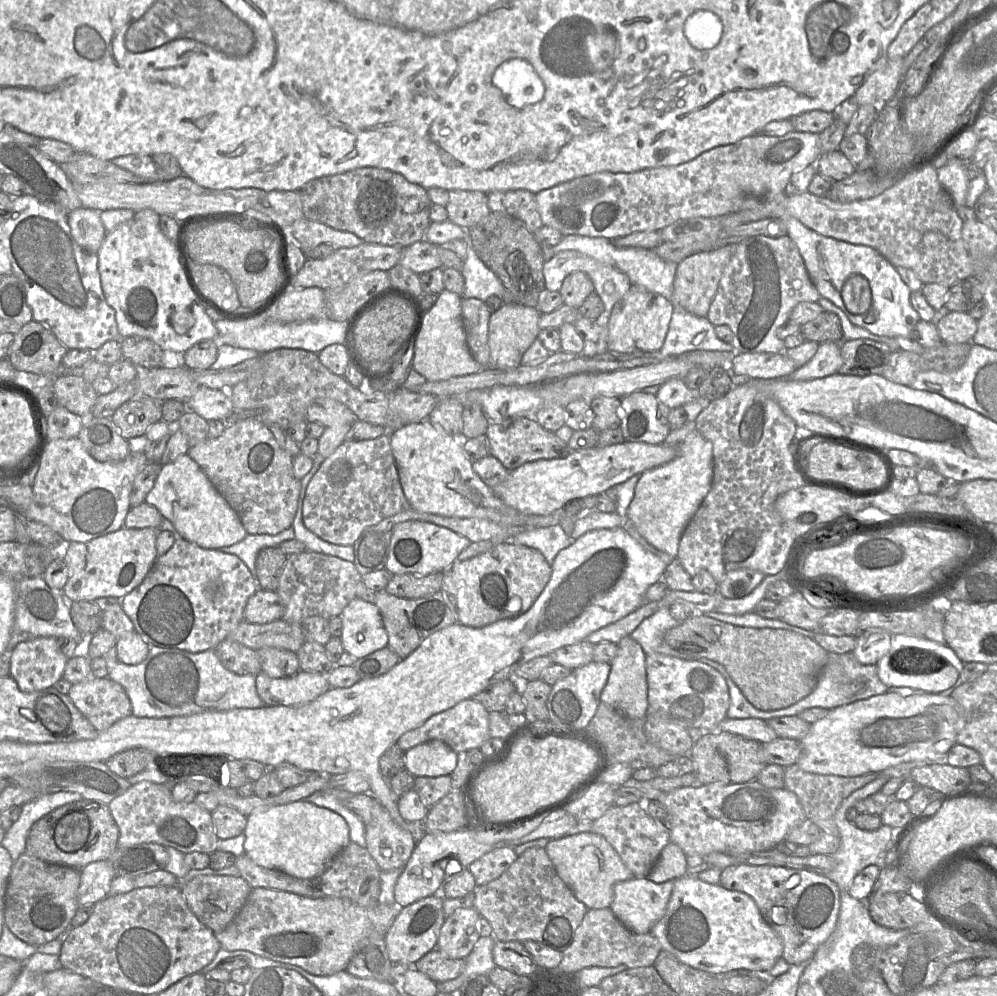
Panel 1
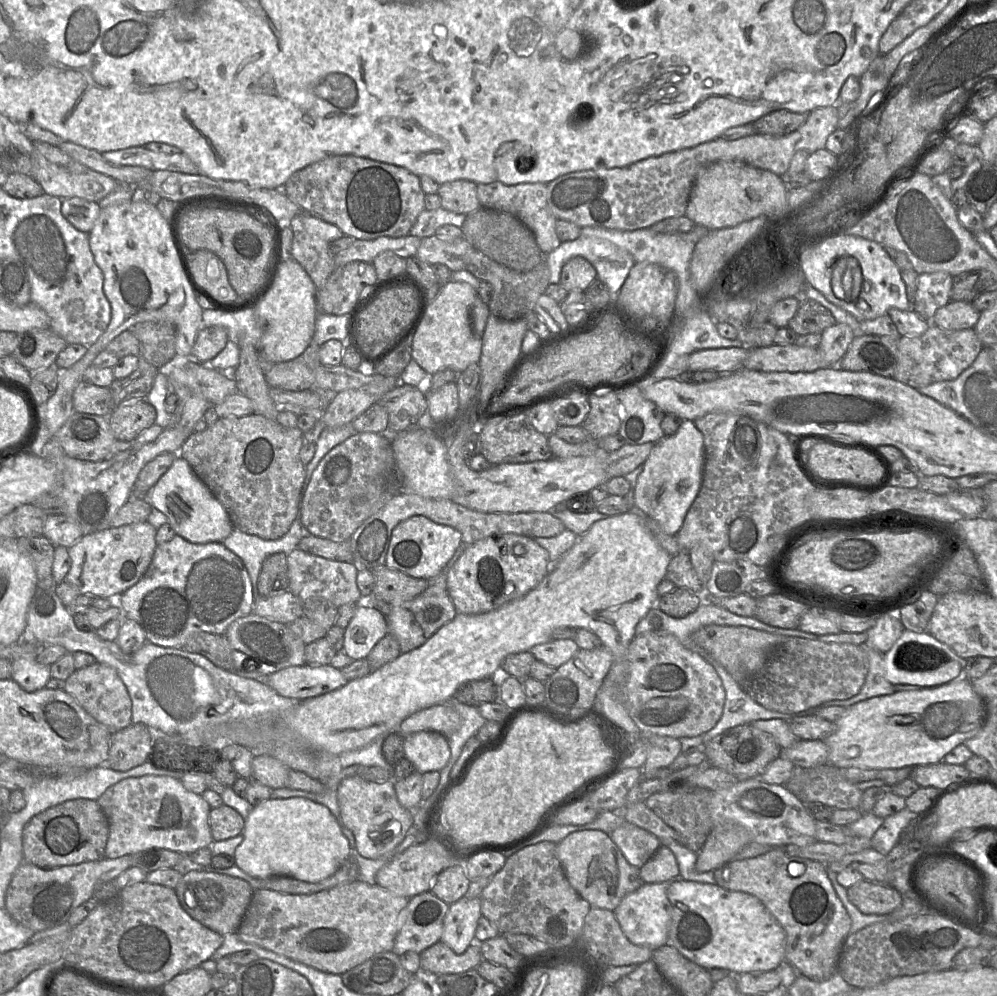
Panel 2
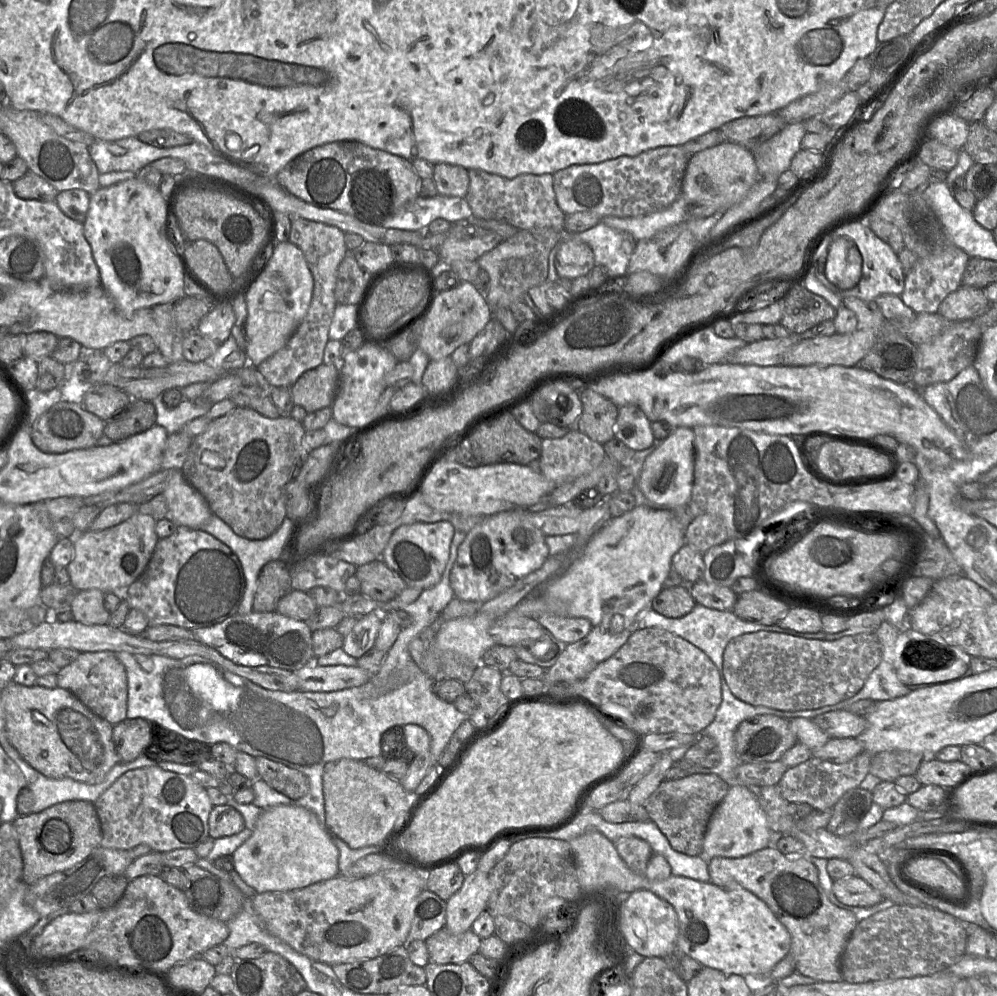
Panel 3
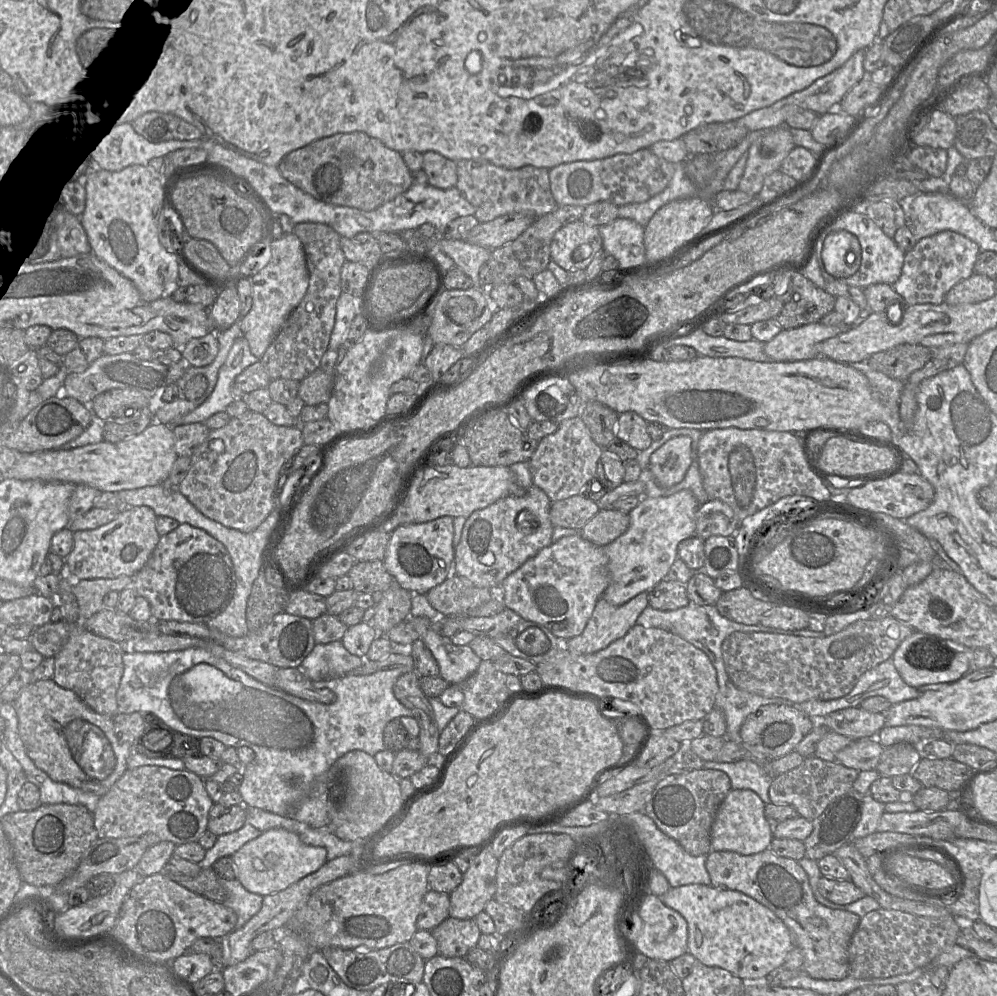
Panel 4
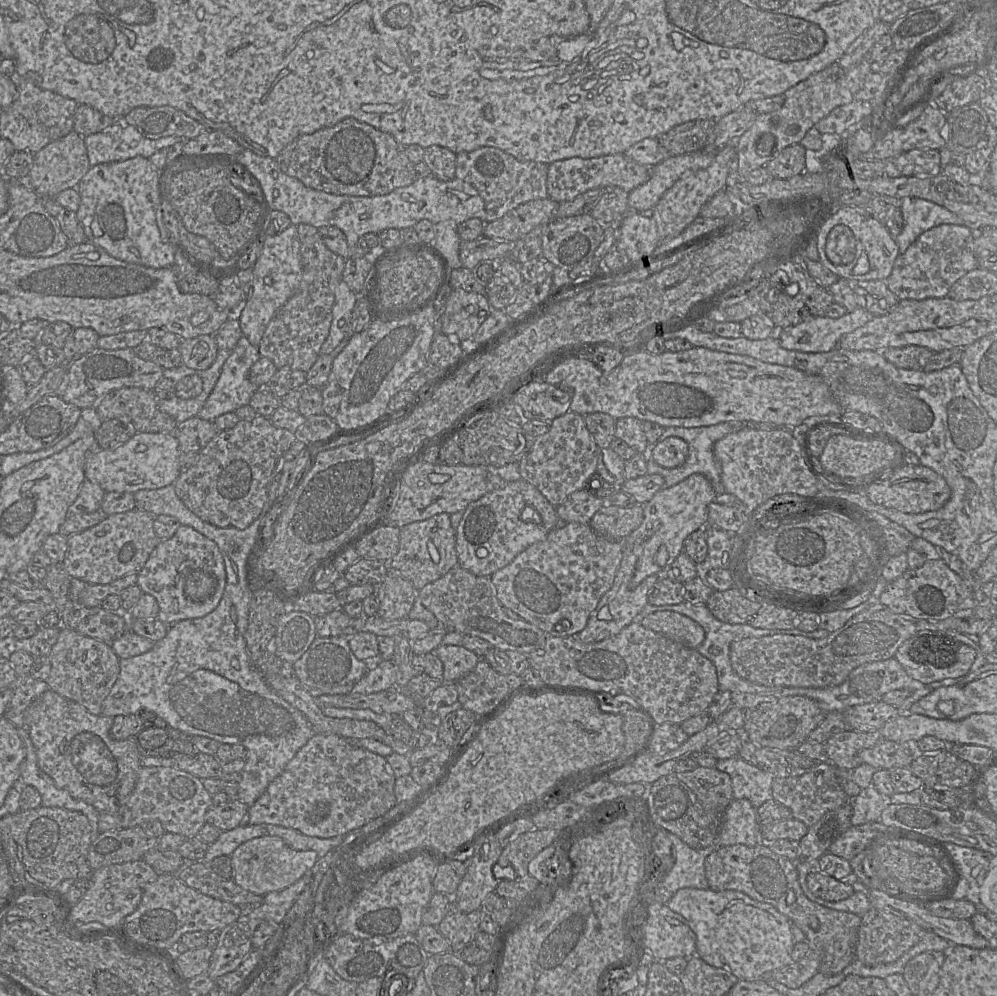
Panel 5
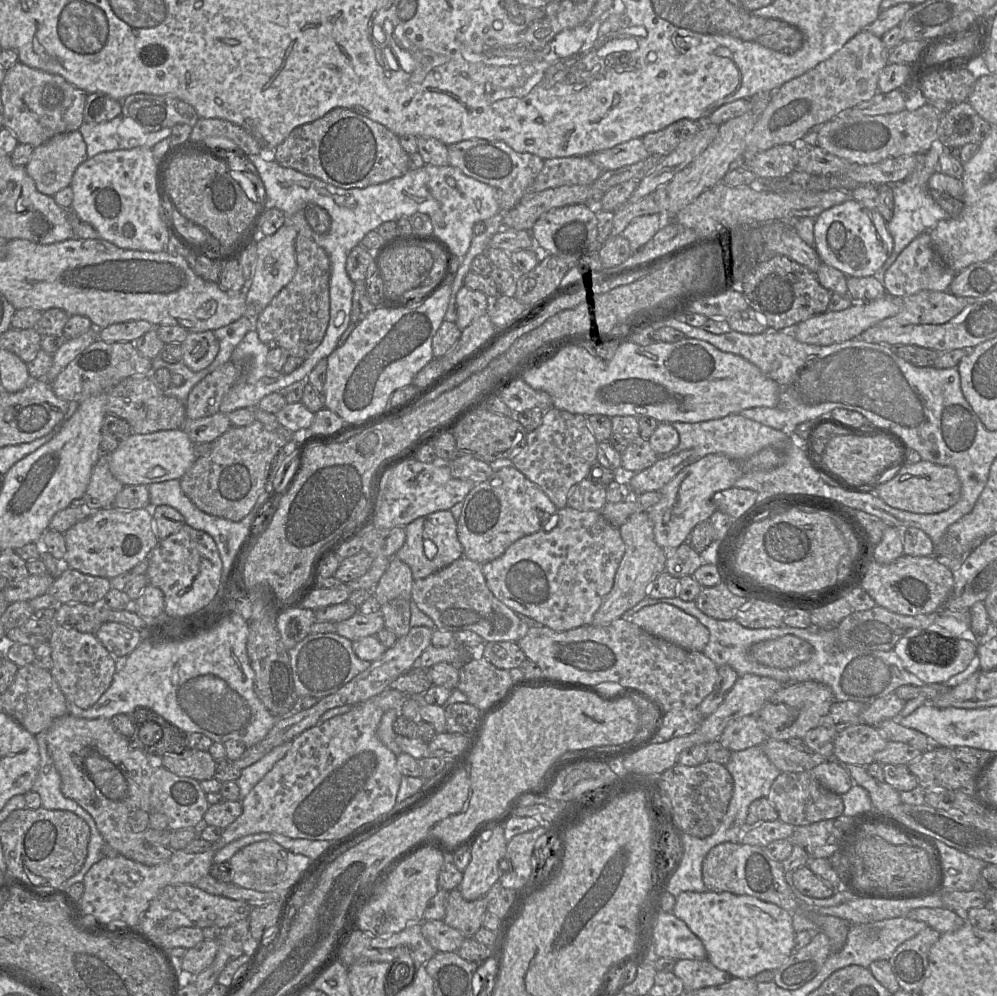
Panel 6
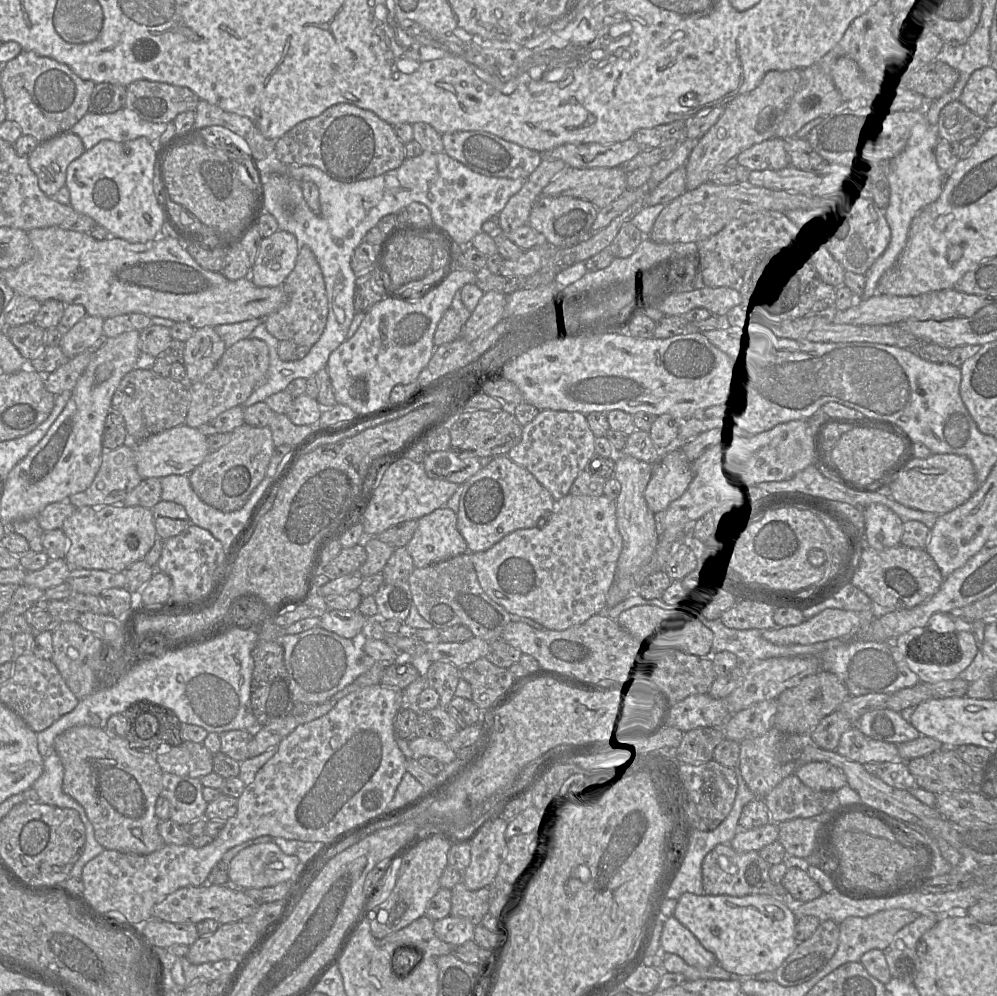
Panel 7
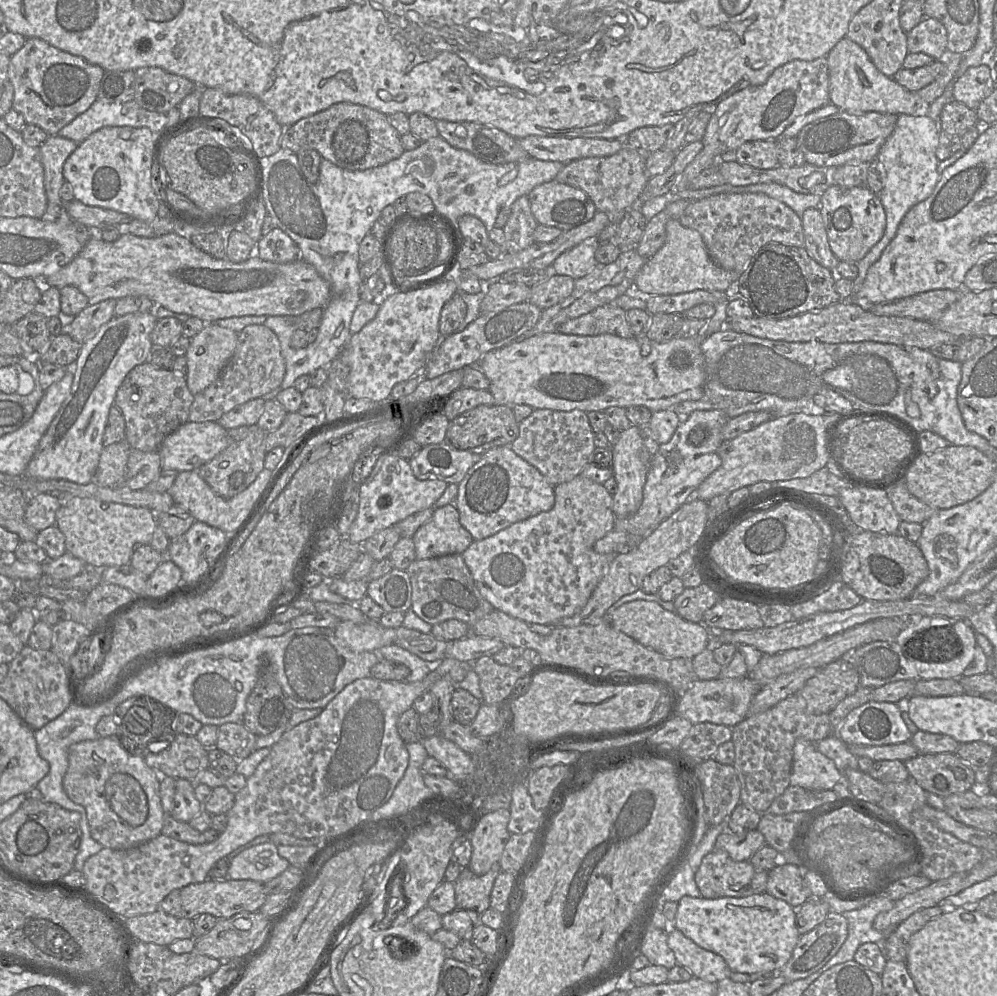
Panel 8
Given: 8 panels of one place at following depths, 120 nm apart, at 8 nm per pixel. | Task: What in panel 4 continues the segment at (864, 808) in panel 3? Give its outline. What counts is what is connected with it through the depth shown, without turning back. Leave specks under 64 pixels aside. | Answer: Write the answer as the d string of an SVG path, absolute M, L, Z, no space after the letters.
M851 788L812 820L812 833L803 841L805 858L818 861L852 841L852 832L861 818L863 798L863 794Z

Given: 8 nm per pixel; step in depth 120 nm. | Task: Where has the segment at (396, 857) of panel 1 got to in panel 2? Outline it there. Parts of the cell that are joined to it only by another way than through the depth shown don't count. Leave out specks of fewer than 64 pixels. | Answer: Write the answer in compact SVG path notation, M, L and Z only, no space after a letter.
M356 775L343 779L336 792L342 821L352 831L356 849L365 858L378 859L392 851L404 840L413 825L413 810L404 808L399 803L394 781L373 782Z

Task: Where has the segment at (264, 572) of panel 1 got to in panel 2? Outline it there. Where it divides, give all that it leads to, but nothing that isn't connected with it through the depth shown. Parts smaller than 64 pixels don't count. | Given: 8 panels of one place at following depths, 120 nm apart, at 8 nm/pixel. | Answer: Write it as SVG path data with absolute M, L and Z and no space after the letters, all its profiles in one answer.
M276 552L267 556L257 580L257 594L269 597L289 590L287 554Z

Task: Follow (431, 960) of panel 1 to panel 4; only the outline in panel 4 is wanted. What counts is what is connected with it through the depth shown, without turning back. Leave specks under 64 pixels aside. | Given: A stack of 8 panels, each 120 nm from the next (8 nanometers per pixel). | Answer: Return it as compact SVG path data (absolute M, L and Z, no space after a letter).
M448 917L432 931L439 954L445 957L465 957L477 946L481 931L472 919Z

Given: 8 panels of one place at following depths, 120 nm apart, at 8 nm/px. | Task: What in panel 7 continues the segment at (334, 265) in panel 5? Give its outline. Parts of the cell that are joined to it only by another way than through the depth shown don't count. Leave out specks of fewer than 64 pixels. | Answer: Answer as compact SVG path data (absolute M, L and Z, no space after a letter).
M308 246L299 247L296 265L283 283L286 303L264 319L267 331L277 340L290 340L298 346L312 347L321 337L328 317L328 298L319 263Z

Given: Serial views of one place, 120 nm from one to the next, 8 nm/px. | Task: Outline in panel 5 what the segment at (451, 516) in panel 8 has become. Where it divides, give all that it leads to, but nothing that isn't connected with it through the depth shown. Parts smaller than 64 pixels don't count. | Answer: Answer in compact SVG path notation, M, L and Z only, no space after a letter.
M447 513L402 526L398 552L388 562L389 569L398 572L416 590L439 579L456 565L459 565L456 551L456 529L453 528L450 515Z

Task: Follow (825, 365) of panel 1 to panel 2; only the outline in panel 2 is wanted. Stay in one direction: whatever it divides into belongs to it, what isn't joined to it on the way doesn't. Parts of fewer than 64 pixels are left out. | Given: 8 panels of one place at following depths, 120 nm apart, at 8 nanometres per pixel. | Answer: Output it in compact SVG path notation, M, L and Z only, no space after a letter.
M837 323L822 332L818 348L829 366L838 365L855 337L851 327L843 323Z

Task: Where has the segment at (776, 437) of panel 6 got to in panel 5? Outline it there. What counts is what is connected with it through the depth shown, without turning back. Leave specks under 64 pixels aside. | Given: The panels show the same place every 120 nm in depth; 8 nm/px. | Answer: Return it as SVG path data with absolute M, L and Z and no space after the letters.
M729 421L729 422L723 422L712 426L696 427L696 428L666 427L664 428L663 433L660 436L659 440L662 441L668 437L679 437L684 441L686 441L688 444L687 459L683 465L676 468L671 468L671 469L661 467L653 459L651 459L647 462L647 474L661 475L665 480L664 488L670 488L682 482L683 480L687 479L689 476L693 474L702 474L712 484L713 488L716 491L716 496L720 495L725 491L721 480L721 468L713 452L714 444L718 440L724 438L725 436L735 432L739 432L744 428L775 429L777 427L766 426L765 424L758 424L755 422L748 422L748 421Z

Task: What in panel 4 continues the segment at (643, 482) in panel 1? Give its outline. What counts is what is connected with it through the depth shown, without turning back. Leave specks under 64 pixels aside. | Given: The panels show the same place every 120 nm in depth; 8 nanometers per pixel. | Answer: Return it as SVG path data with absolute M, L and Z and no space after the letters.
M678 436L671 438L652 453L648 468L657 485L668 489L684 479L692 461L692 439Z

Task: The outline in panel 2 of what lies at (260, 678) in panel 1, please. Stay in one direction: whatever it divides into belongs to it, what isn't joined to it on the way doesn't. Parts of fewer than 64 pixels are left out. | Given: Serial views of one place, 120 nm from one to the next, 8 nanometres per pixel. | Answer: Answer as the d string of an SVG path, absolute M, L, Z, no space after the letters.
M306 663L271 673L266 684L282 696L305 700L334 691L348 682L340 669Z

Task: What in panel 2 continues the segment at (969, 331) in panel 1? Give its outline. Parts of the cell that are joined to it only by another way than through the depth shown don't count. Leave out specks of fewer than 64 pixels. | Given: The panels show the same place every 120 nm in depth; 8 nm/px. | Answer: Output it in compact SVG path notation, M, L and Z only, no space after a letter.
M951 300L936 311L931 324L945 330L974 328L980 318L980 314L981 312L970 302Z

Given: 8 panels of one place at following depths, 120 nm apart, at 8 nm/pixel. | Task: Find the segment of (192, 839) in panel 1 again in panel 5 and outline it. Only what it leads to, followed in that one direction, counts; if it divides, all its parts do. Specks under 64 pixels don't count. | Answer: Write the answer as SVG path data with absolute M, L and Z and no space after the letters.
M150 766L142 767L135 787L128 801L115 813L99 813L98 830L104 832L107 830L130 828L142 824L148 820L159 820L167 832L174 832L188 837L198 836L200 829L206 823L205 814L213 806L212 795L205 789L202 779L180 770L177 767Z

